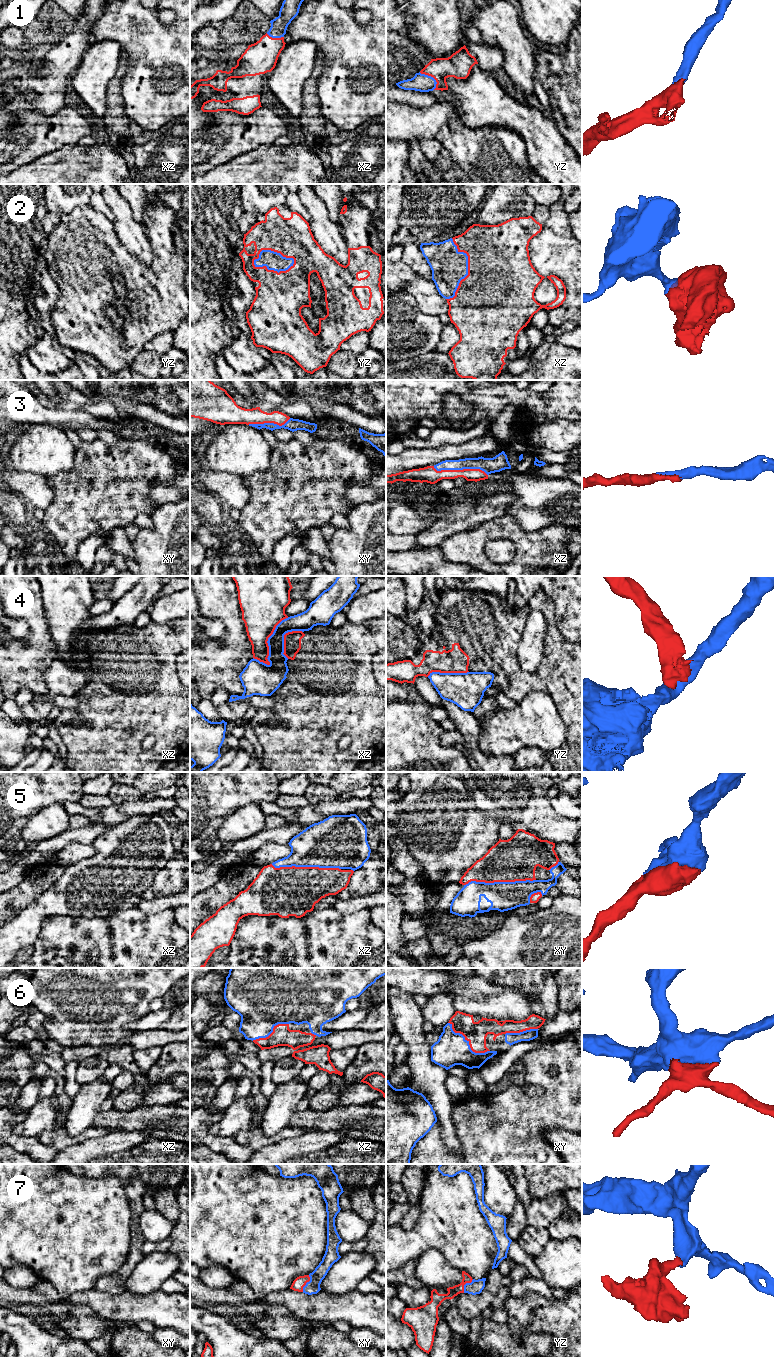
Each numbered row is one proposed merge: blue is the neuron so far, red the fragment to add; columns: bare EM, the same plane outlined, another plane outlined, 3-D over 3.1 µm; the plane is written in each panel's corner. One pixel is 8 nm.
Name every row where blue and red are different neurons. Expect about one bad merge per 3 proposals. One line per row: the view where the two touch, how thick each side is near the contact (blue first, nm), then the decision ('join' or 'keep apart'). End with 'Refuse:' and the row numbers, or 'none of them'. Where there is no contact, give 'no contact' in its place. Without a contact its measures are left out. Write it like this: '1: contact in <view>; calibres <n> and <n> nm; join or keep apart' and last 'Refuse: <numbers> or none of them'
1: contact in yz; calibres 140 and 200 nm; join
2: contact in yz; calibres 150 and 380 nm; join
3: contact in xz; calibres 130 and 130 nm; join
4: contact in xz; calibres 220 and 300 nm; keep apart
5: contact in xy; calibres 240 and 340 nm; join
6: contact in xy; calibres 260 and 180 nm; join
7: contact in xy; calibres 110 and 90 nm; join
Refuse: 4

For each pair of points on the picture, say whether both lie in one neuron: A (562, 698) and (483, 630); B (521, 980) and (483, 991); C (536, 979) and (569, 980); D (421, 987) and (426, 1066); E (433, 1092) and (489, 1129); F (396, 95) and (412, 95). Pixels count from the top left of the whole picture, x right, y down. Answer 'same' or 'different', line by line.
A: same
B: different
C: different
D: different
E: different
F: same

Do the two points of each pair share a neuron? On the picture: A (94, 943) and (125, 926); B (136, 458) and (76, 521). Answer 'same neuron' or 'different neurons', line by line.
A: same neuron
B: same neuron

